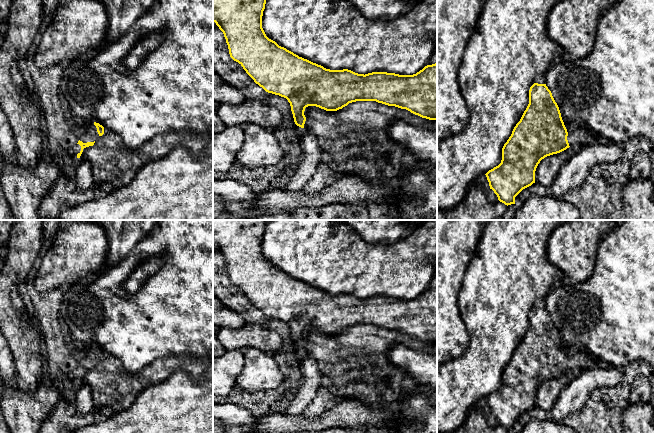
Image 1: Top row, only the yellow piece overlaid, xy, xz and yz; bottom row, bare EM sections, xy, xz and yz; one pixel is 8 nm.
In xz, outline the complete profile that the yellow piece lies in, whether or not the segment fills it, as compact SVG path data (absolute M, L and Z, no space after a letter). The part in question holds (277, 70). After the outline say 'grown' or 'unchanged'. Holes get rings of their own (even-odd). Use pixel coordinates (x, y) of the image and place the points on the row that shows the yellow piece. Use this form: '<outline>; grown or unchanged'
M213 0L213 22L223 32L230 57L238 62L256 84L266 92L288 100L300 139L306 117L305 108L316 106L337 111L356 101L376 101L406 109L429 120L437 120L437 63L413 75L387 72L358 74L348 69L330 70L299 57L269 39L262 28L266 0Z; grown

